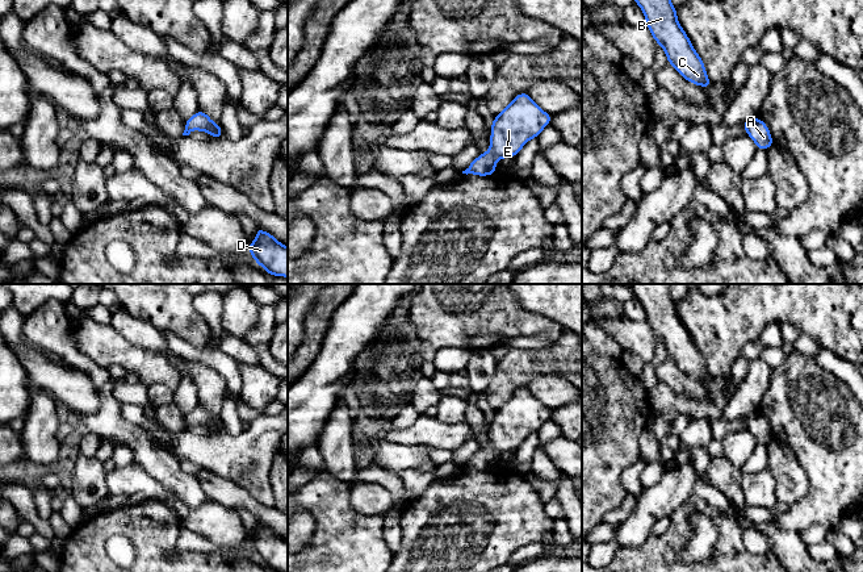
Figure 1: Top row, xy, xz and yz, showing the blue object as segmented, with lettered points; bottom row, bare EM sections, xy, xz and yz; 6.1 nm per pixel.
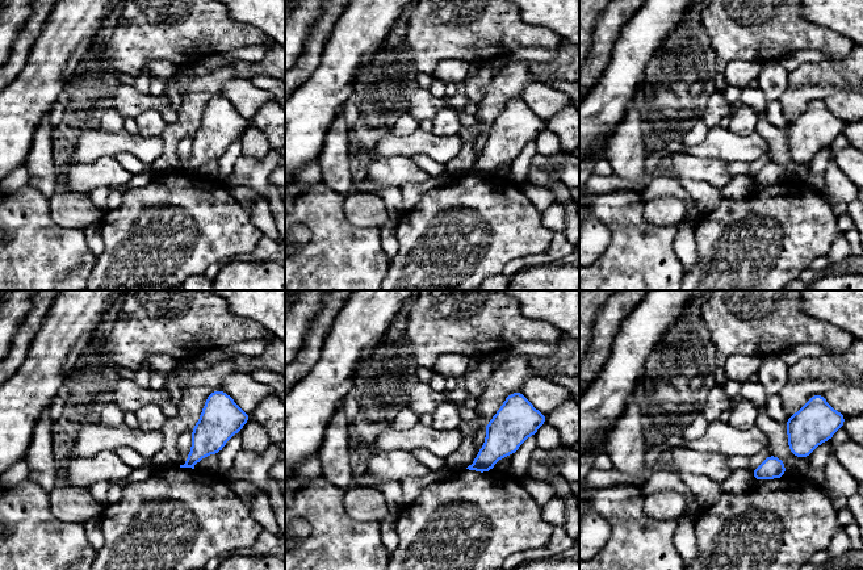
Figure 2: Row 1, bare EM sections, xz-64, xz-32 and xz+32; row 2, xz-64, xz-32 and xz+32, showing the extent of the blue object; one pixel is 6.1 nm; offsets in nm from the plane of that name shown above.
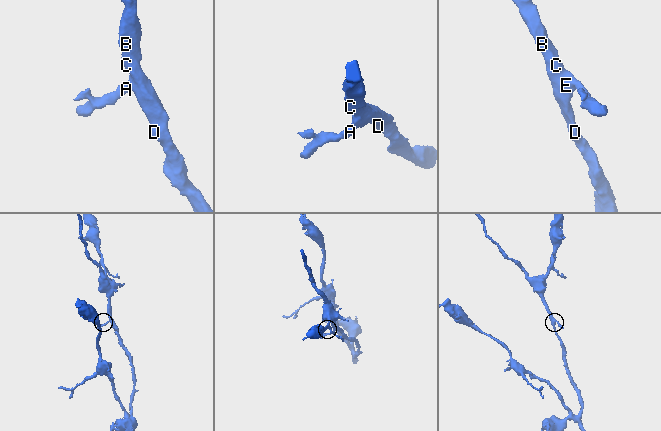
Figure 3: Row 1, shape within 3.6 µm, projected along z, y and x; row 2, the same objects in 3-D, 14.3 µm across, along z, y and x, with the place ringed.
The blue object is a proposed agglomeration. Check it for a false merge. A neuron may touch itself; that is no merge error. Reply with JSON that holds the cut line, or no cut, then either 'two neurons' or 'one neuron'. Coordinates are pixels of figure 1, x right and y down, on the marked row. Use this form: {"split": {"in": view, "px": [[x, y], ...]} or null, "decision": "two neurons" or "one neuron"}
{"split": null, "decision": "one neuron"}

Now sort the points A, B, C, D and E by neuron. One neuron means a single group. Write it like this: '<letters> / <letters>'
A B C D E

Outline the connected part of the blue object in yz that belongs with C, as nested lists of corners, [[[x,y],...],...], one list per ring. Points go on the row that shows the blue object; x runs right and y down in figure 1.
[[[634,0],[634,3],[644,12],[646,26],[654,41],[665,50],[669,64],[687,82],[711,88],[704,62],[680,26],[671,0]]]

